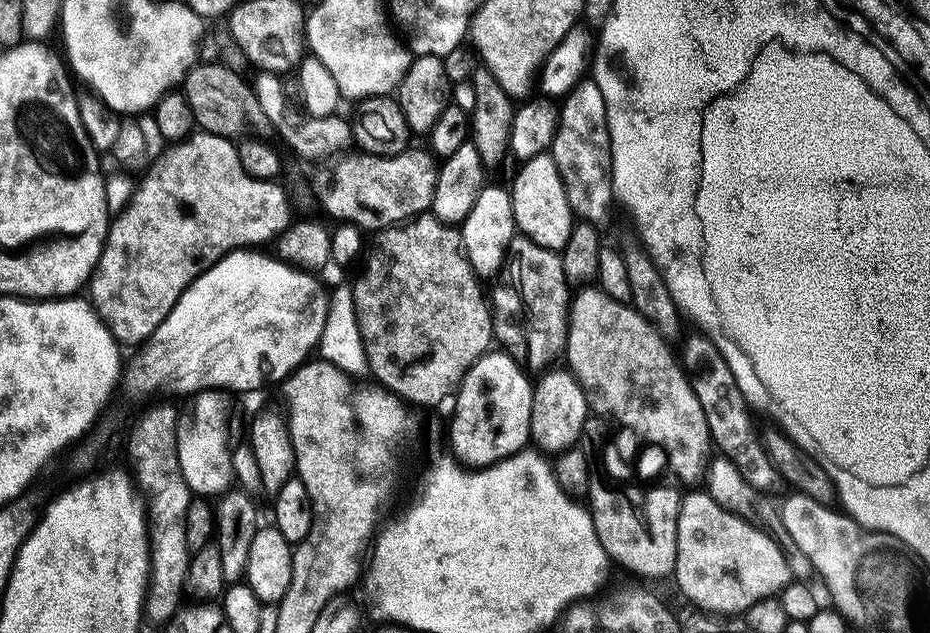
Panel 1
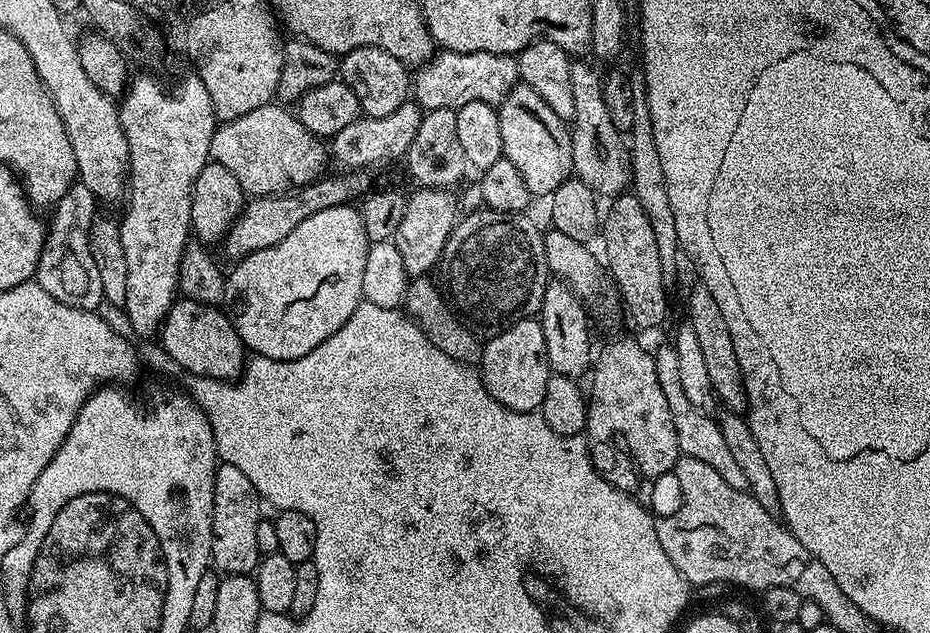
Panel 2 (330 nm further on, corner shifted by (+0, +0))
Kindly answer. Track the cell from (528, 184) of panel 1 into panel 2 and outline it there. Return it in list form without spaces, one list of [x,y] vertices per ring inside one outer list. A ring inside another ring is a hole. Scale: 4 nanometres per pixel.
[[[520,82],[508,91],[505,100],[498,105],[500,125],[502,126],[503,159],[514,162],[518,166],[518,174],[522,174],[522,182],[526,182],[529,193],[533,197],[551,197],[562,182],[573,175],[572,170],[572,134],[569,125],[538,94],[530,85]]]

